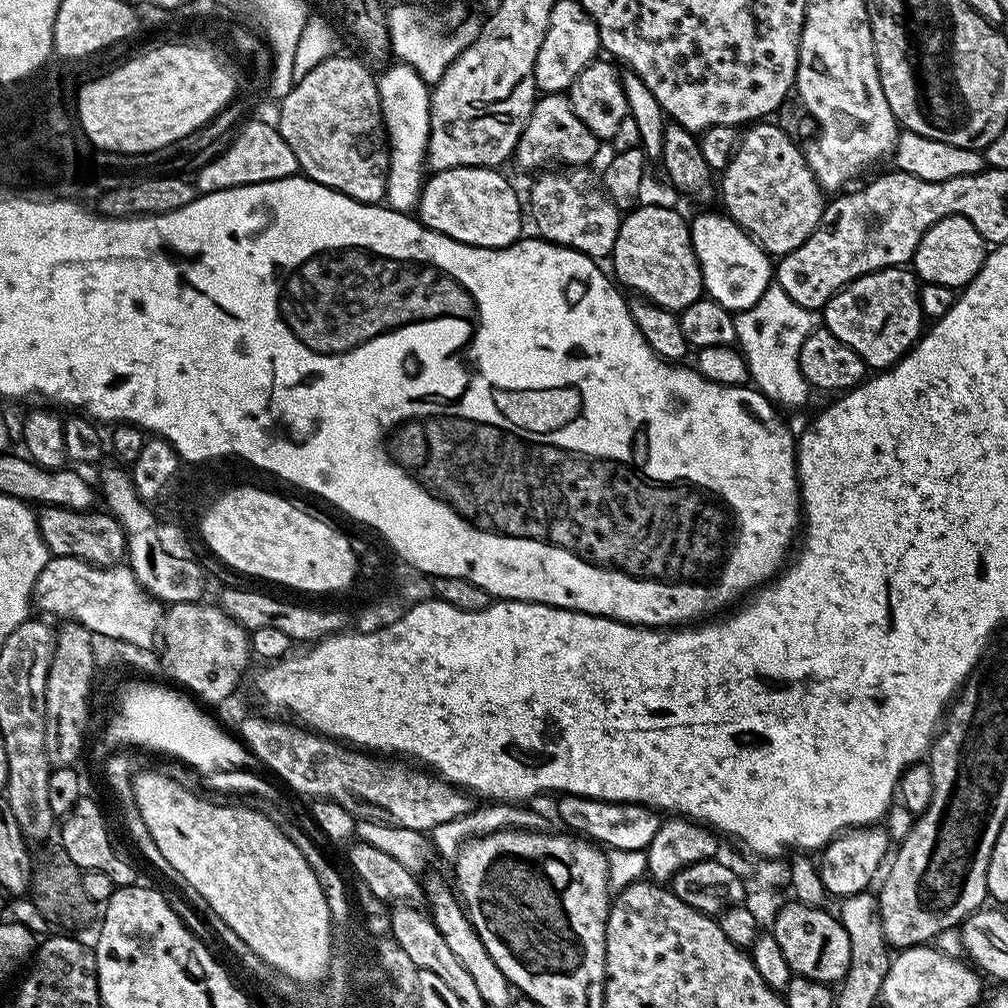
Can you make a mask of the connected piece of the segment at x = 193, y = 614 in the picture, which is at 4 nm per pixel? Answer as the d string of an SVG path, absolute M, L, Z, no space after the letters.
M176 603L165 609L160 629L160 644L162 640L163 646L158 664L167 681L188 691L199 703L209 706L208 704L226 701L235 692L240 676L247 668L249 660L252 660L252 653L249 631L219 605L206 603Z

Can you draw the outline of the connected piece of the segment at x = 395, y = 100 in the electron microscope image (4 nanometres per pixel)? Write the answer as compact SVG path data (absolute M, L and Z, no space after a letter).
M393 62L384 73L379 73L376 85L380 95L380 113L384 115L384 130L388 138L388 181L384 191L387 207L395 212L411 213L420 203L420 191L426 179L428 138L430 130L430 88L408 64Z

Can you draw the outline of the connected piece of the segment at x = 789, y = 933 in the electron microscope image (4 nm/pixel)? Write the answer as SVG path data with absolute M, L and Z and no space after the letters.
M799 902L785 903L771 926L770 935L778 942L782 958L790 966L793 974L836 986L843 981L854 955L854 940L844 929L844 924L836 916L831 916L828 908L815 908Z

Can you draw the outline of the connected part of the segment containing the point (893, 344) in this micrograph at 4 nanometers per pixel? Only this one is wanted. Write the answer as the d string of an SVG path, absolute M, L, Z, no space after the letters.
M904 266L860 276L829 298L822 309L823 327L855 350L869 369L890 368L914 347L925 331L920 287L917 277Z

